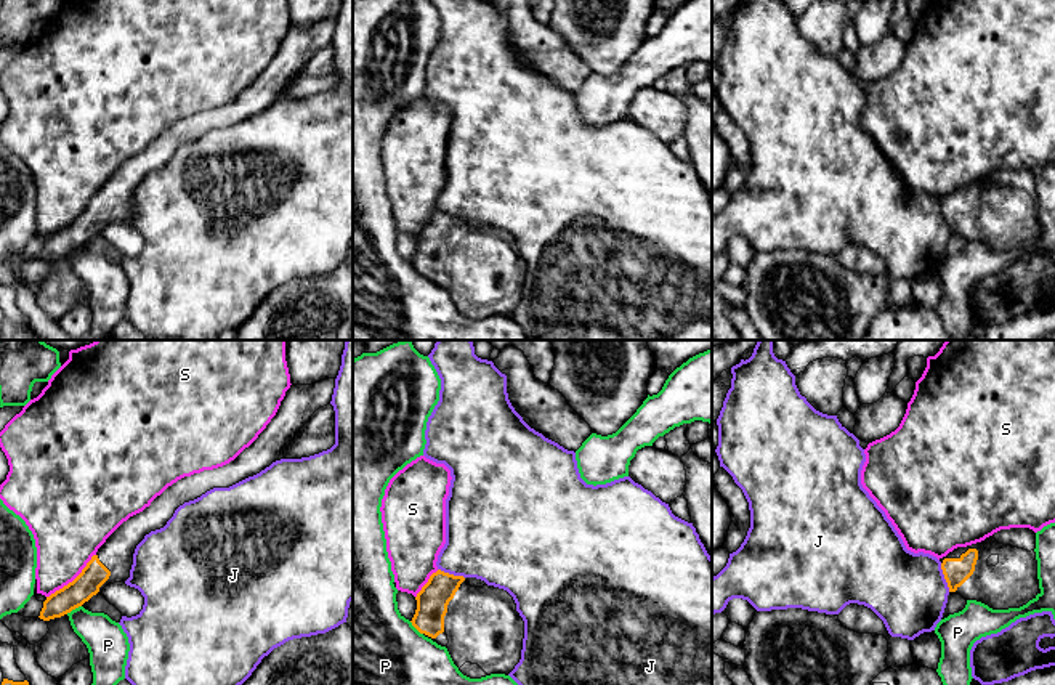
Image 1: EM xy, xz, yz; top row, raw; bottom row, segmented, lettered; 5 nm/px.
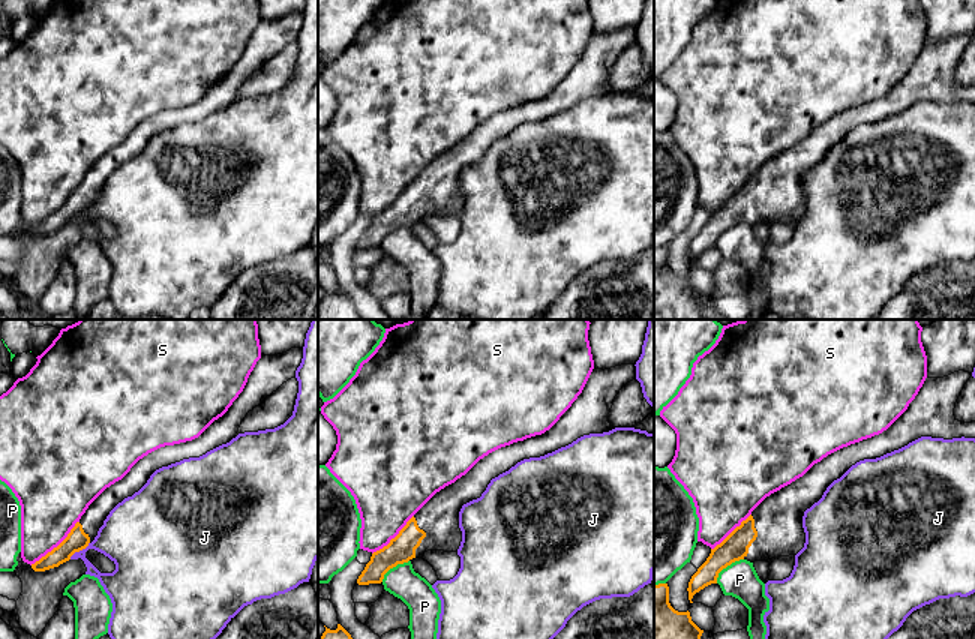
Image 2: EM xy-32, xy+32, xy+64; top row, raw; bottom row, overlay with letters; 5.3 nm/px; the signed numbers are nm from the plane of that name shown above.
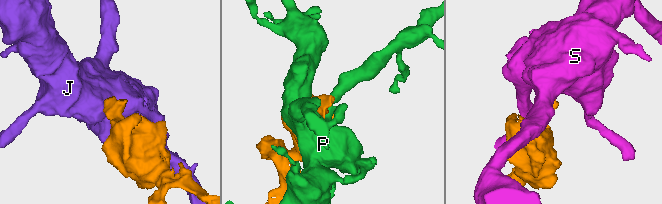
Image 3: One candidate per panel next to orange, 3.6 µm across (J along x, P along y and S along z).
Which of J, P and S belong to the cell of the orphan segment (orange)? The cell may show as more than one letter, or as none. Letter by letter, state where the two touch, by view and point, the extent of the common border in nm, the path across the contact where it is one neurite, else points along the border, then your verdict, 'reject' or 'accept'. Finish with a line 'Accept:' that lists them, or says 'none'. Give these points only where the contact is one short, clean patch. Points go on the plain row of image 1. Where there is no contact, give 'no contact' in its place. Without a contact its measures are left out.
J: meets orange in yz at (945, 218); contact 150 nm long; border along yz (940, 204), (949, 231); reject
P: meets orange in xy at (72, 249); contact 90 nm long; reject
S: meets orange in xy at (74, 220); contact 340 nm long; reject
Accept: none

